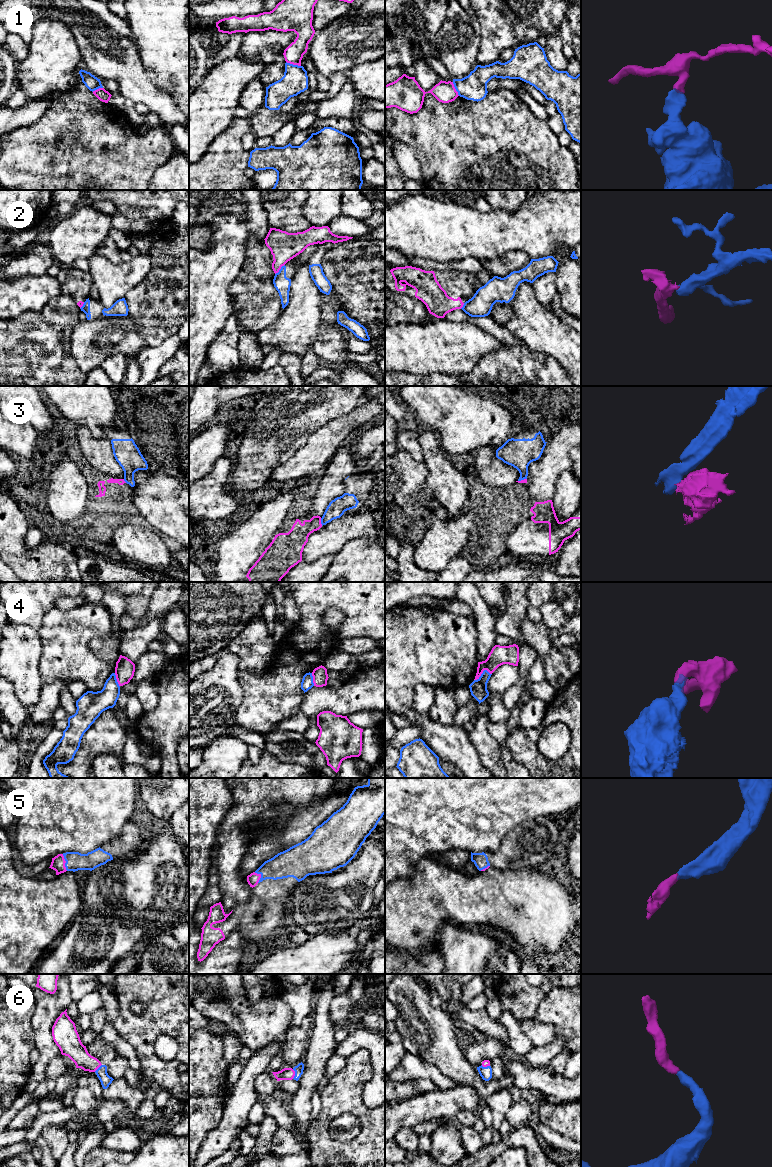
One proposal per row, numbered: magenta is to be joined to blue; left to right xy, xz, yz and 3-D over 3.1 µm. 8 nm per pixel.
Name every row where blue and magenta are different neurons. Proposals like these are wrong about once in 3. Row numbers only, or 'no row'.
1, 2, 3, 4

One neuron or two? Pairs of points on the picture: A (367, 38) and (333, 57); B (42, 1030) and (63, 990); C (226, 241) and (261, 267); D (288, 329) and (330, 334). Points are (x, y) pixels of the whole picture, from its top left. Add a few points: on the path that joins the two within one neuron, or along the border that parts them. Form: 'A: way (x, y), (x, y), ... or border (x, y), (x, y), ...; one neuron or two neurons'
A: way (359, 38), (352, 38), (341, 49); one neuron
B: way (42, 1020), (45, 1014), (59, 1000); one neuron
C: border (262, 239), (249, 239), (245, 262), (236, 277); two neurons
D: border (321, 310), (318, 337), (310, 347); two neurons

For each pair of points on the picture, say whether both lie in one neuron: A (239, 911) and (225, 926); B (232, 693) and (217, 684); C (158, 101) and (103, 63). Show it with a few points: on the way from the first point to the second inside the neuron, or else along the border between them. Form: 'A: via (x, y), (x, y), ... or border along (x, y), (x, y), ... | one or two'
A: via (235, 915), (229, 922) | one
B: via (228, 693), (221, 688) | one
C: via (144, 89), (120, 65), (117, 65) | one

